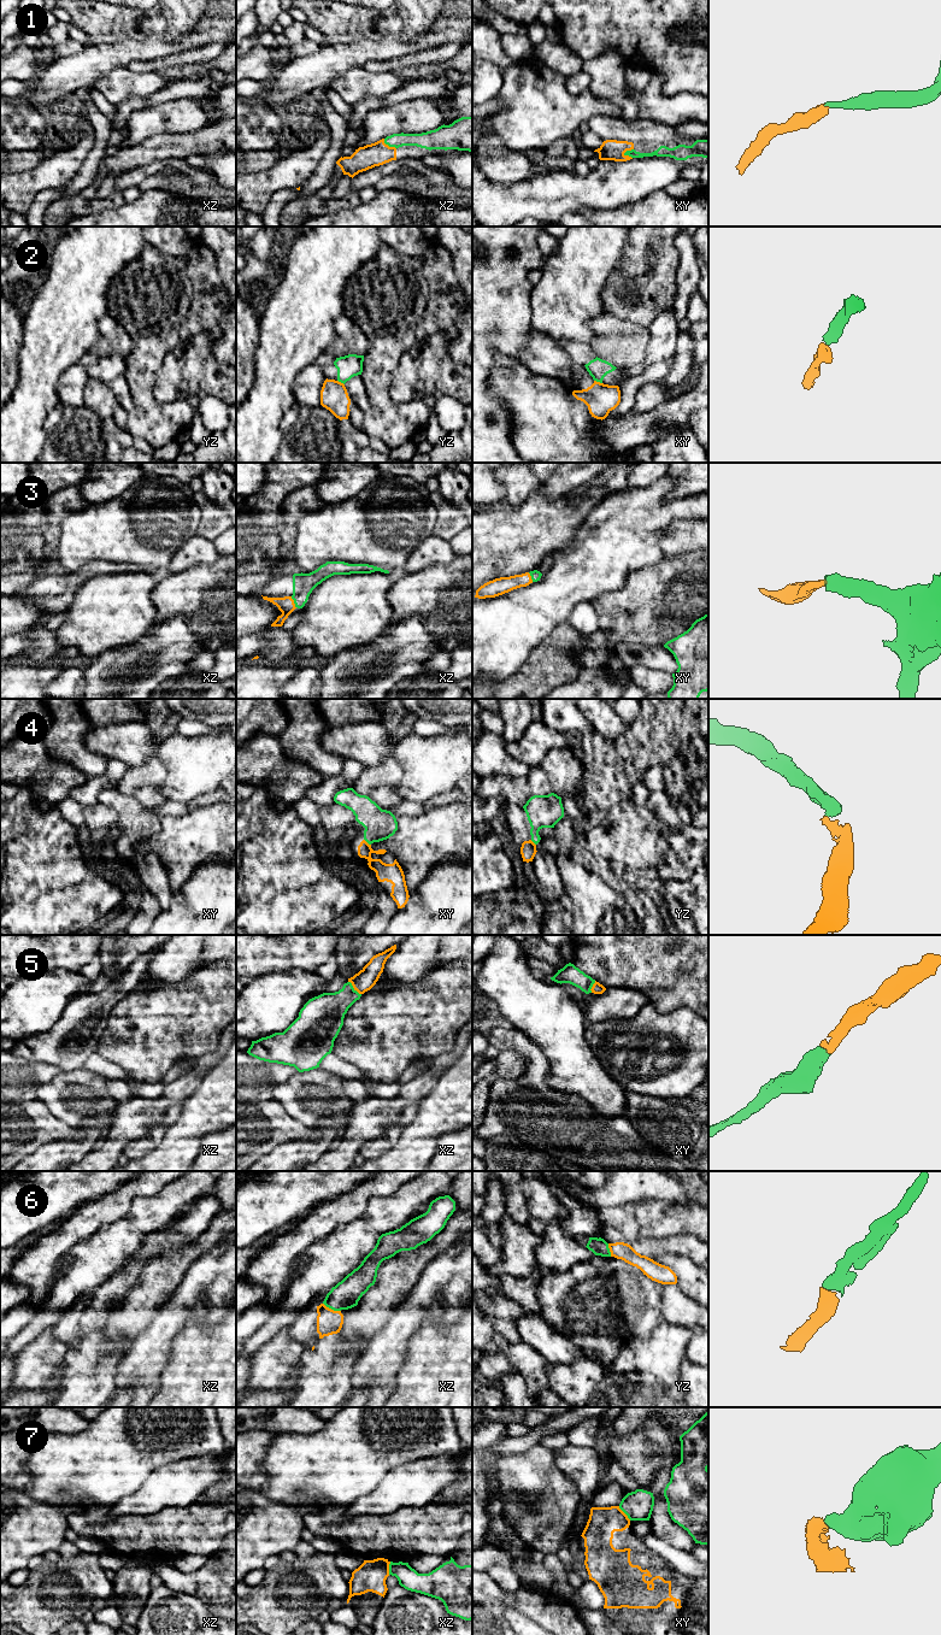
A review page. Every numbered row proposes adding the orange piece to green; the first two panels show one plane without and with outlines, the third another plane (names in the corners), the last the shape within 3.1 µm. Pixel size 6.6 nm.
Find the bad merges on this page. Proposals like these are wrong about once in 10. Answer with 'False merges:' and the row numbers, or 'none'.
False merges: 2, 7

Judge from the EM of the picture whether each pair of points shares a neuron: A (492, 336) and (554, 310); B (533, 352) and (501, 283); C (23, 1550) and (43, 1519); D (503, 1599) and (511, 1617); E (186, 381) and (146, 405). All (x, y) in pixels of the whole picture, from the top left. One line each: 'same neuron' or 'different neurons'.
A: different neurons
B: different neurons
C: same neuron
D: different neurons
E: different neurons

